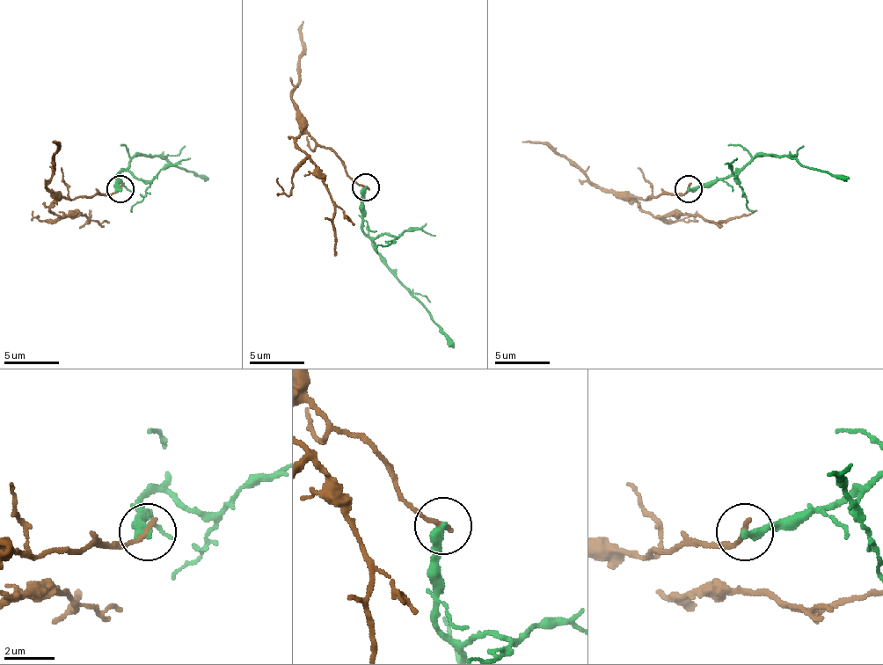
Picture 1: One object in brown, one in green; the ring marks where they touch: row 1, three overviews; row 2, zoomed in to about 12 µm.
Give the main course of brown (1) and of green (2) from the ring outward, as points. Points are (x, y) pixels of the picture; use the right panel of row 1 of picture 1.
1: (689, 189), (656, 197), (637, 197), (639, 208), (667, 216), (700, 214), (711, 222), (758, 211)
2: (689, 189), (730, 178), (763, 156), (793, 156), (807, 167), (849, 178)

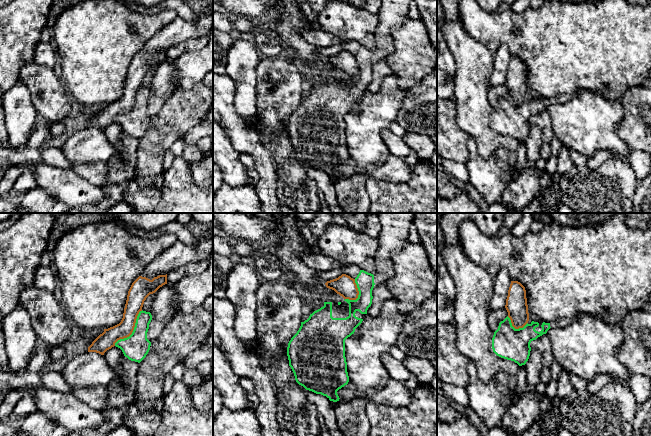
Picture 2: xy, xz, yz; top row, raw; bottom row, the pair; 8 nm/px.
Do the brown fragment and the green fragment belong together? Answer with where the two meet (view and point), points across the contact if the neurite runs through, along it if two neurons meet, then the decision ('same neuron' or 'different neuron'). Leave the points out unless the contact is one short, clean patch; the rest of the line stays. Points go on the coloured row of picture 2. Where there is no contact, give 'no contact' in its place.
contact xy (133, 329); border xy (142, 310), (133, 331), (114, 345); different neuron

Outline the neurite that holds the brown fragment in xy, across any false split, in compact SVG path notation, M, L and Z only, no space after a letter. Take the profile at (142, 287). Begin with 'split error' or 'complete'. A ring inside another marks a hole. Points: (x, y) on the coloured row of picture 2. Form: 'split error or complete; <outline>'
complete; M167 274L159 275L152 280L139 276L128 291L121 322L104 329L104 332L88 347L88 352L104 355L107 350L115 346L118 340L129 337L134 330L137 316L142 311L146 298L165 284L167 284Z

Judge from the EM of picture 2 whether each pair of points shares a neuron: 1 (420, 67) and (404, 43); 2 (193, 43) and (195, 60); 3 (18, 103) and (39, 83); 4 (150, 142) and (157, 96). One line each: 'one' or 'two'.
1: one
2: two
3: two
4: two

